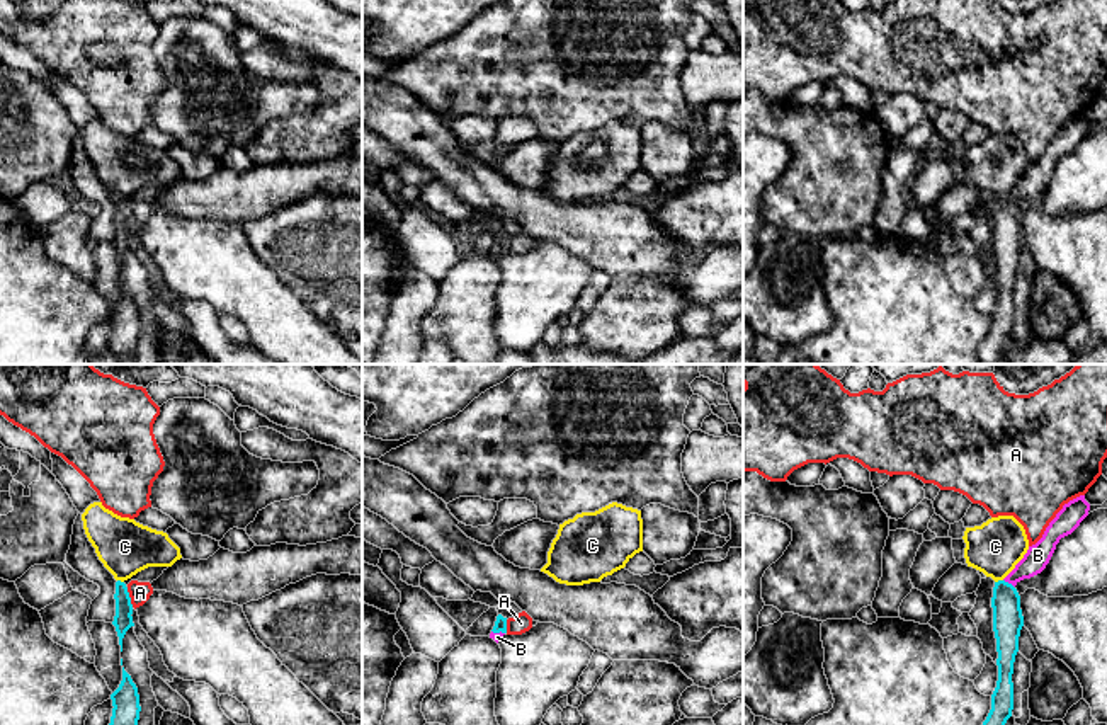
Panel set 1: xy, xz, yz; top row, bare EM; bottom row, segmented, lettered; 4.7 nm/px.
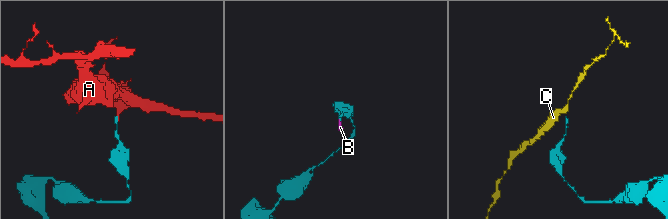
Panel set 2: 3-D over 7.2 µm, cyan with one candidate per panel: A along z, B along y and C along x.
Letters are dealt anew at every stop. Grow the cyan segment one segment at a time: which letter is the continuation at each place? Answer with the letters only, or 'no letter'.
B

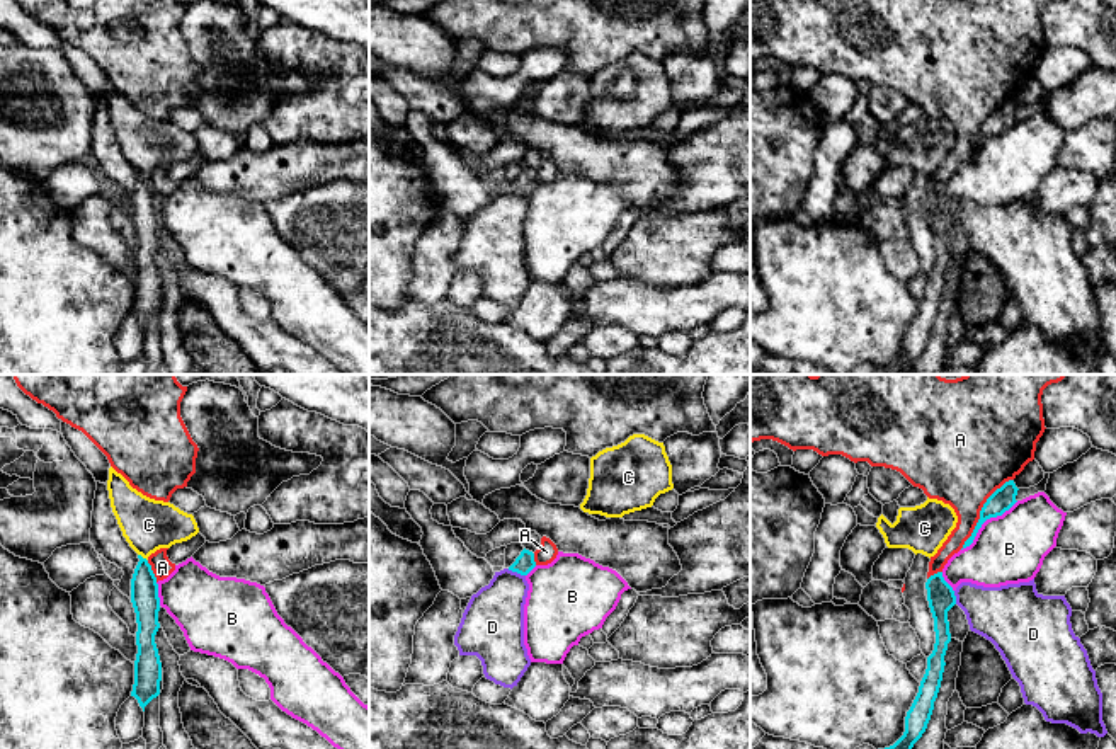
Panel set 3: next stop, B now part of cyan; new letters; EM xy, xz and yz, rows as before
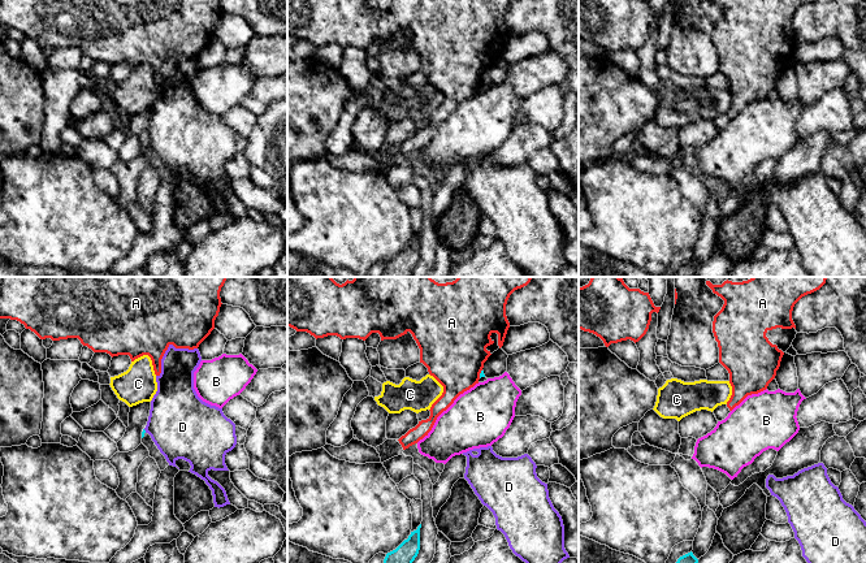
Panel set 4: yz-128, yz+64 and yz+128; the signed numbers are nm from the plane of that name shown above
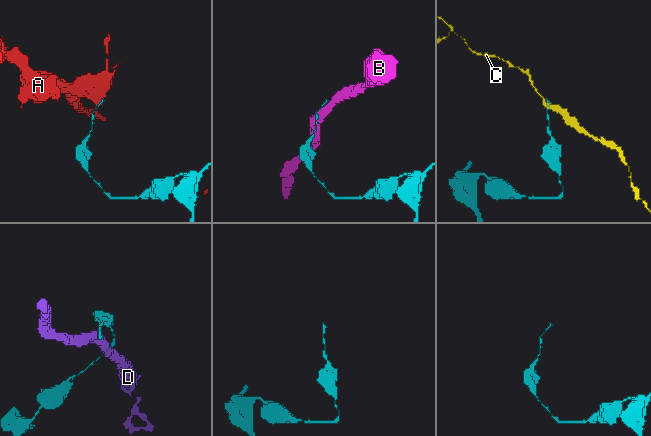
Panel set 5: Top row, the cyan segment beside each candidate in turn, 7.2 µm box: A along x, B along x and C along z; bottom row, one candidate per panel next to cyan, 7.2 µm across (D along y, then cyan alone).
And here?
no letter

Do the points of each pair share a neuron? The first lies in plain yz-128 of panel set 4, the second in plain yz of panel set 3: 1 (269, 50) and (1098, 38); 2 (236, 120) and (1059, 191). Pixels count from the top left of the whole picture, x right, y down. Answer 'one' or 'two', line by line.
1: two
2: one

